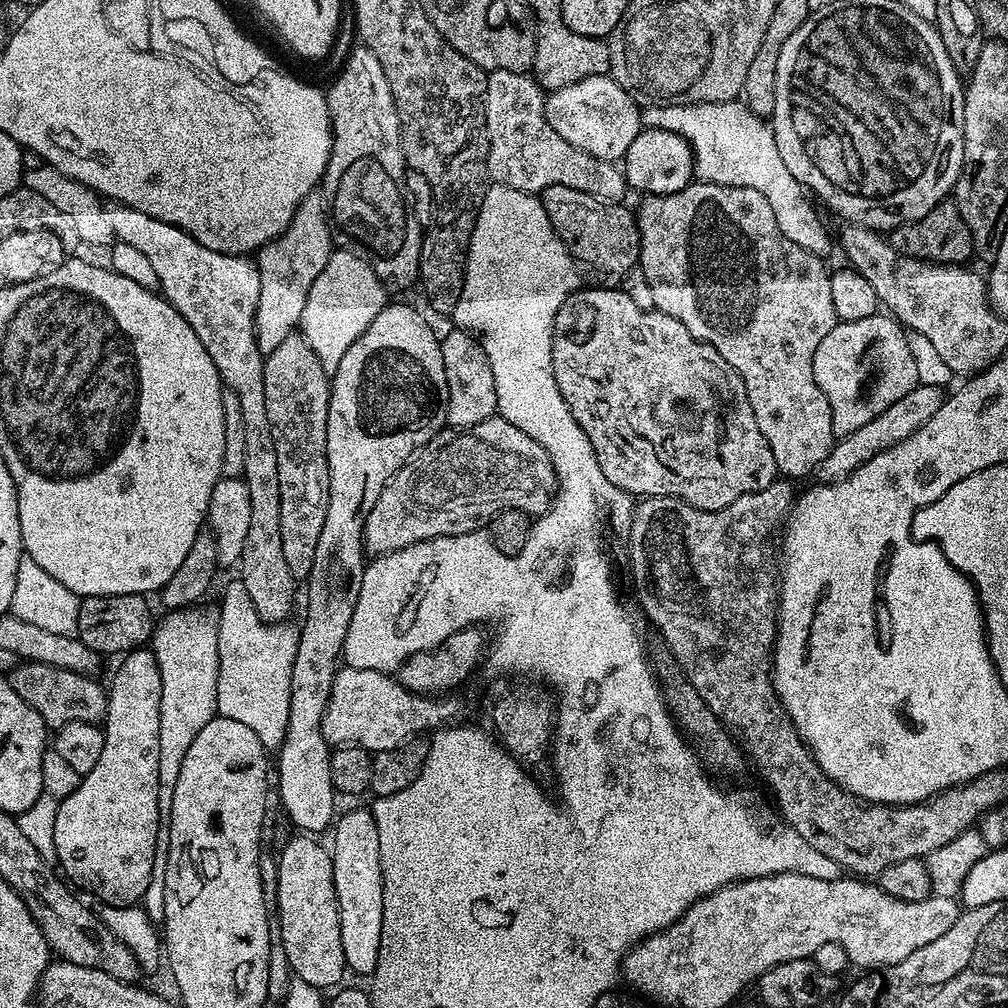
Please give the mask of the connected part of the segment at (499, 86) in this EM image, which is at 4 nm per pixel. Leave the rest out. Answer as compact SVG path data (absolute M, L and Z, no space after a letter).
M510 70L487 73L484 117L488 131L488 175L492 184L539 194L550 186L570 186L605 206L625 203L626 181L613 161L599 160L566 142L544 114L545 93L531 75Z

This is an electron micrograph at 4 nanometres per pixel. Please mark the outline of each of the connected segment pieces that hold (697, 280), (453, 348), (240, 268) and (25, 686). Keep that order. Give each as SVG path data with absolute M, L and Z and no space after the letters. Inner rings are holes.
M693 182L682 191L669 196L645 195L641 200L644 201L640 204L640 212L635 213L636 228L640 231L638 272L644 275L644 280L648 283L648 292L656 303L653 304L655 311L662 312L676 321L692 335L693 340L700 340L701 343L710 345L740 375L746 386L746 398L750 402L750 410L754 412L754 422L758 422L758 430L762 430L762 438L766 438L770 446L770 454L774 454L777 473L784 478L808 476L811 472L813 475L819 469L821 462L828 457L828 452L834 443L830 406L822 392L818 390L812 370L814 350L818 350L822 338L826 338L826 334L830 334L830 330L834 330L834 326L838 323L834 314L834 301L830 299L830 272L829 269L824 269L825 261L802 250L802 246L794 246L794 242L790 242L790 238L782 234L774 218L774 210L770 210L770 202L765 196L758 194L758 190Z
M452 330L440 341L442 362L446 366L446 386L448 387L448 423L449 429L473 428L478 422L486 422L497 415L494 374L490 371L490 362L482 350L479 341L470 332Z
M113 203L108 208L108 217L110 218L110 230L113 237L117 241L134 246L152 265L155 273L158 276L159 291L162 293L163 299L168 300L174 306L174 310L178 310L178 314L182 314L182 318L186 318L186 322L190 322L190 330L194 330L194 334L198 334L198 342L202 342L202 346L206 346L206 354L210 354L210 362L214 362L214 366L220 375L220 383L227 391L232 392L238 398L238 406L242 406L242 428L246 430L246 462L244 463L244 474L242 479L246 482L246 490L250 490L250 531L246 533L246 546L242 546L242 558L238 565L238 578L246 586L246 593L250 594L250 601L254 602L254 610L258 610L258 614L267 624L278 624L289 619L288 616L292 612L292 603L296 600L296 587L298 581L293 576L290 566L286 562L286 557L282 555L282 494L278 490L278 450L274 450L274 434L270 430L270 418L266 414L266 390L264 389L264 357L261 352L258 342L256 341L256 307L258 306L258 294L260 293L260 271L256 268L255 259L249 258L247 255L231 256L225 252L218 250L210 250L206 246L202 246L202 242L198 242L190 234L186 234L181 228L175 228L173 224L167 224L161 220L150 218L148 214L142 214L133 208L127 208L124 204Z
M20 662L6 676L9 686L44 719L49 729L55 730L70 722L103 721L108 712L108 694L103 683L91 676L79 676L74 670L62 670L58 666L46 666L42 662Z

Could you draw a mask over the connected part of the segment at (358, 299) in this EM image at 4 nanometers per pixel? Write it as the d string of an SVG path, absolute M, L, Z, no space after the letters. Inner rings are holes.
M347 250L333 251L322 274L314 278L314 286L310 286L306 310L302 310L298 328L310 350L318 354L318 362L322 362L329 374L335 372L338 362L342 362L342 354L354 346L366 326L370 326L384 305L389 303L387 291L389 289L384 281L376 277L372 267L361 256Z

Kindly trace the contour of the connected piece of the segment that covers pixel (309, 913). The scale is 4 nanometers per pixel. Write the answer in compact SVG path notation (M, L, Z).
M296 834L296 837L280 852L280 865L276 868L276 904L274 900L274 916L280 919L278 928L278 944L284 947L284 956L293 968L295 979L310 982L310 986L327 990L335 989L346 975L342 937L339 929L339 906L334 888L334 870L332 857L327 847L320 845L319 839L308 834Z

